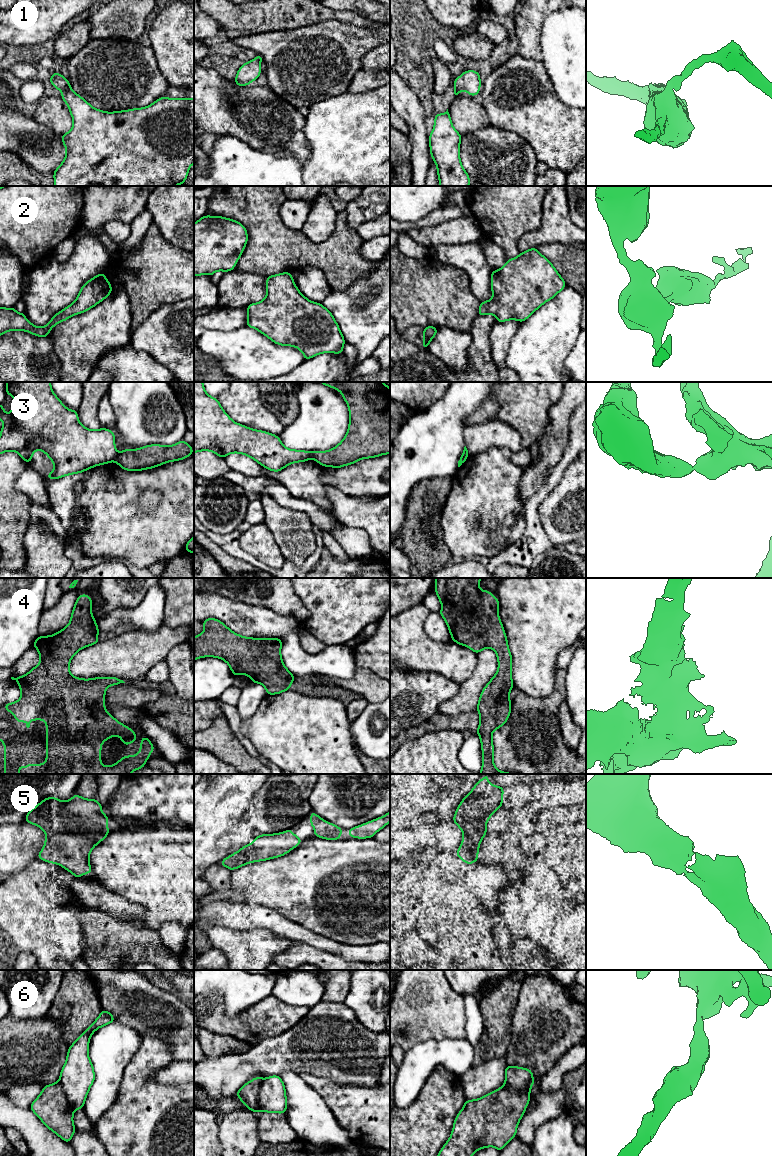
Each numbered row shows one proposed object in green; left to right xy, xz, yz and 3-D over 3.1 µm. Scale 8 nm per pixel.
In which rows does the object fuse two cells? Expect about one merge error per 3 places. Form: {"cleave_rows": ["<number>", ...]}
{"cleave_rows": ["3", "6"]}

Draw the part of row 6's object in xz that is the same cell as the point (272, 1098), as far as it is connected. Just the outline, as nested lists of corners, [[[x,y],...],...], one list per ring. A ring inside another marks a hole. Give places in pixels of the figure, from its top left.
[[[273,1075],[263,1079],[258,1095],[258,1110],[285,1114],[286,1108],[286,1090],[281,1077]]]

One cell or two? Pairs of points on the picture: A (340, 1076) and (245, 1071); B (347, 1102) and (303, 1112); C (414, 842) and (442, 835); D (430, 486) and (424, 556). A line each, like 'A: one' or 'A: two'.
A: one
B: two
C: one
D: one

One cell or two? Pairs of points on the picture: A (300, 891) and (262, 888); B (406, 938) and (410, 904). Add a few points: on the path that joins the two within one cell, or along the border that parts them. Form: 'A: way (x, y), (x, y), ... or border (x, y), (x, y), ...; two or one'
A: way (291, 888), (271, 888); one
B: border (412, 927), (405, 928), (400, 933); two

